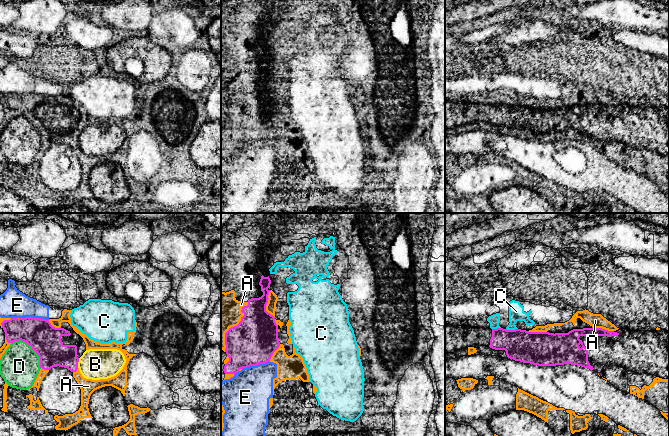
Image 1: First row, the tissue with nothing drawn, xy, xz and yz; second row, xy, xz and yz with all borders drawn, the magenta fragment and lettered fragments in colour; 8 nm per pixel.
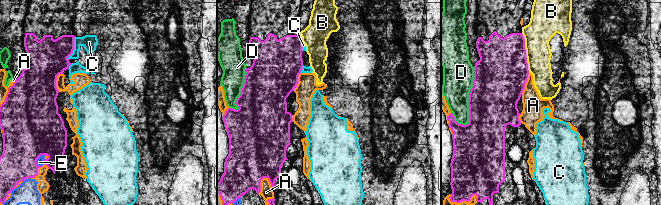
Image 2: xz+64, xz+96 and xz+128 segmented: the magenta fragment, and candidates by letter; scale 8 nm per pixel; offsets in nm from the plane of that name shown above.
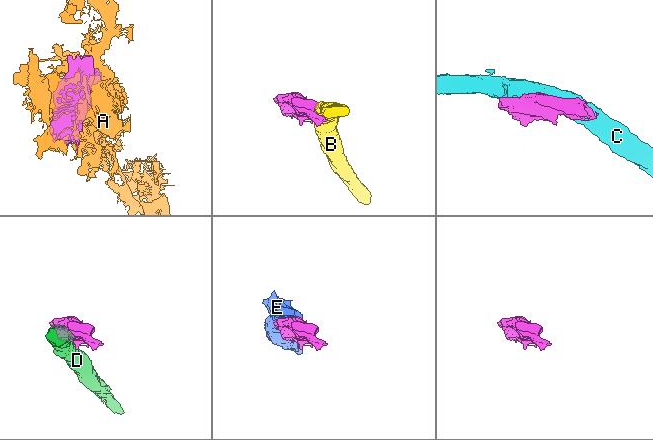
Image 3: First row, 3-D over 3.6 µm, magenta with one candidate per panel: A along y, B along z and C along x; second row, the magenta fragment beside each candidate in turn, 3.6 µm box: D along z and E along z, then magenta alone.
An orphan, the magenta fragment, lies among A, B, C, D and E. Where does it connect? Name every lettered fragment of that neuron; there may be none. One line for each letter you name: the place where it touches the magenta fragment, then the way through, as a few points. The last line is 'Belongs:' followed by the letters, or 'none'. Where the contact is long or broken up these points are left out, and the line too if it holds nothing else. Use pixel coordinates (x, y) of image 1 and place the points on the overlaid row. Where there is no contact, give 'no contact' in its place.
Belongs: none

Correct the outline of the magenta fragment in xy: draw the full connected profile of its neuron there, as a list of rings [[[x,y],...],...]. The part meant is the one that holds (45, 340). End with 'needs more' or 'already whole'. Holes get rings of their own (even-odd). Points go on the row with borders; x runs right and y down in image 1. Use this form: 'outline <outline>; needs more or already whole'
outline [[[33,317],[4,320],[2,328],[8,343],[24,341],[40,358],[40,368],[50,370],[59,366],[76,372],[79,358],[86,351],[83,338],[68,322],[55,328],[49,320]]]; needs more

